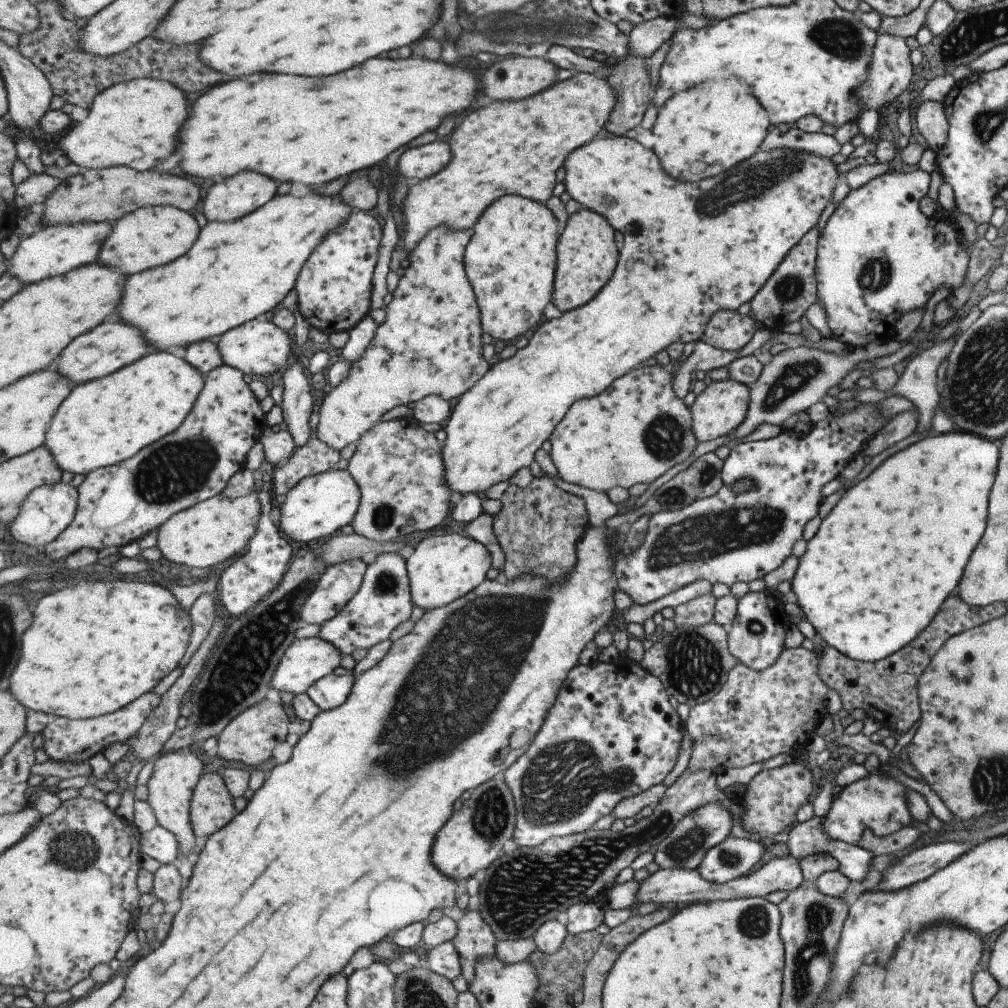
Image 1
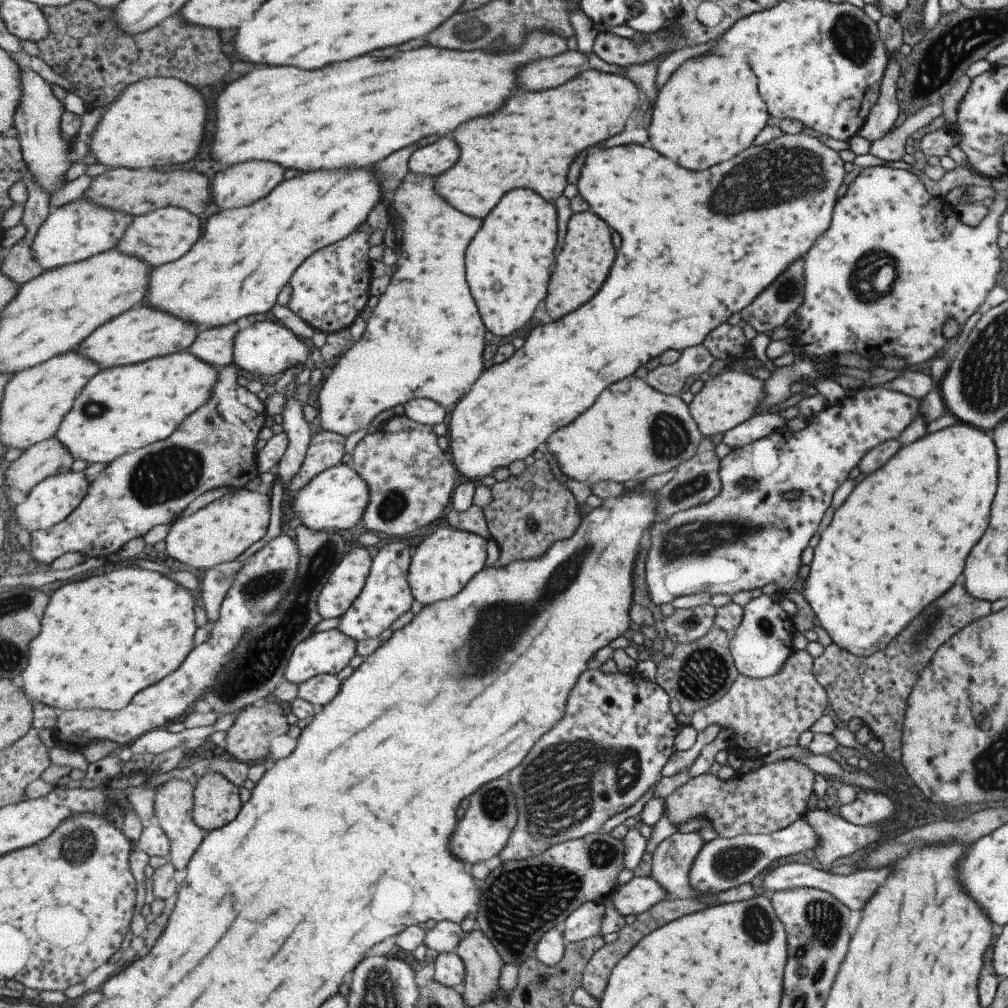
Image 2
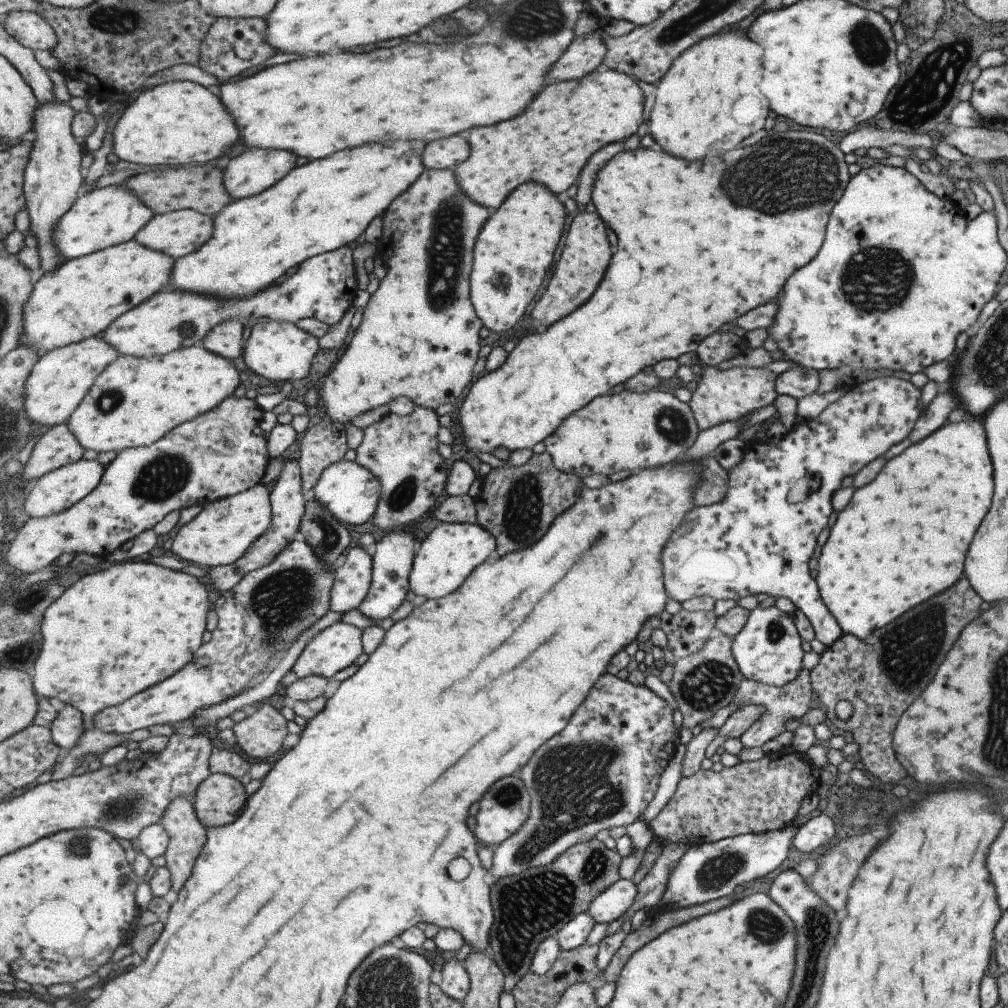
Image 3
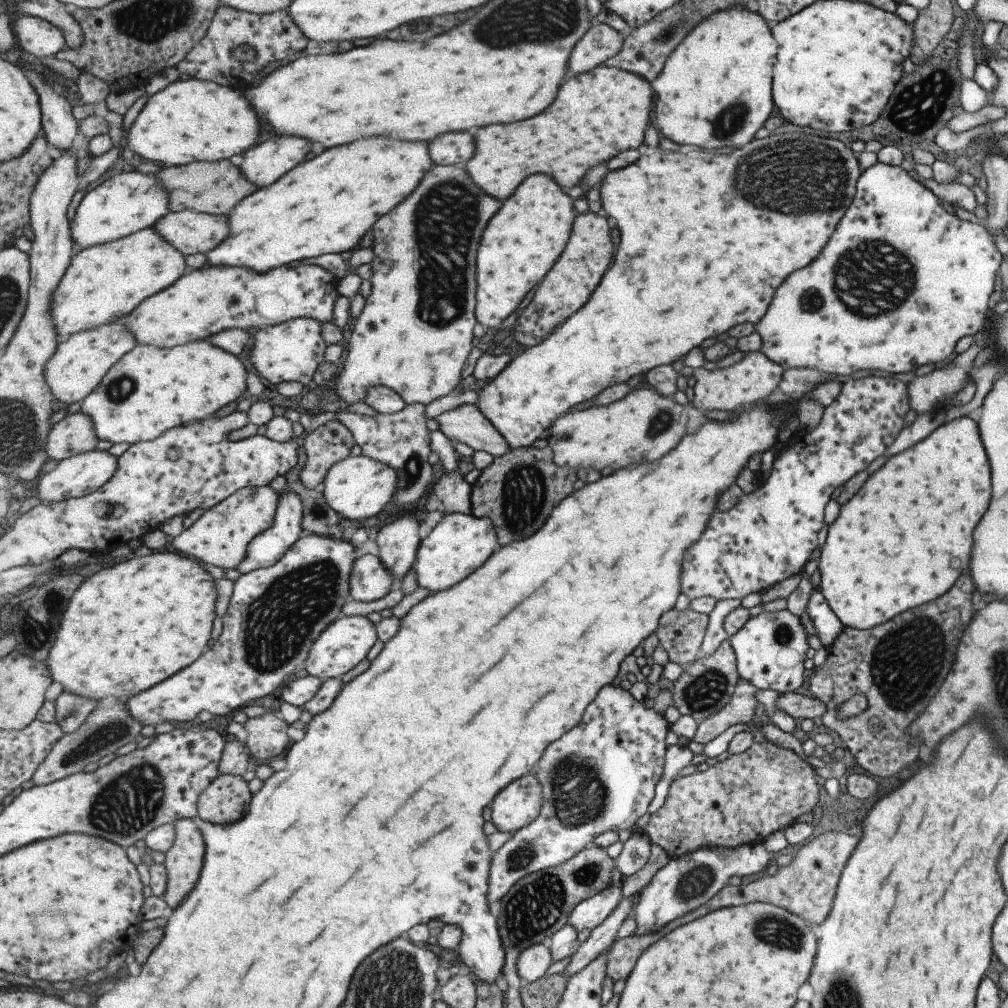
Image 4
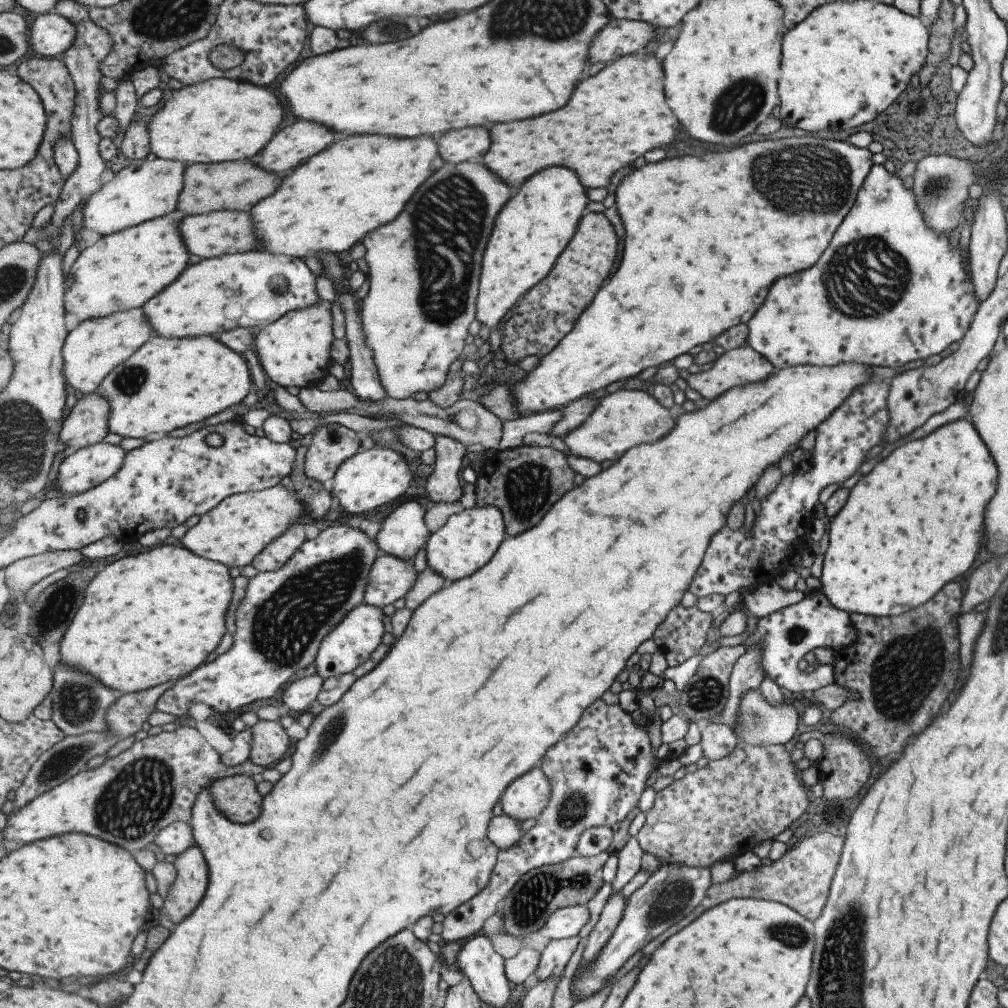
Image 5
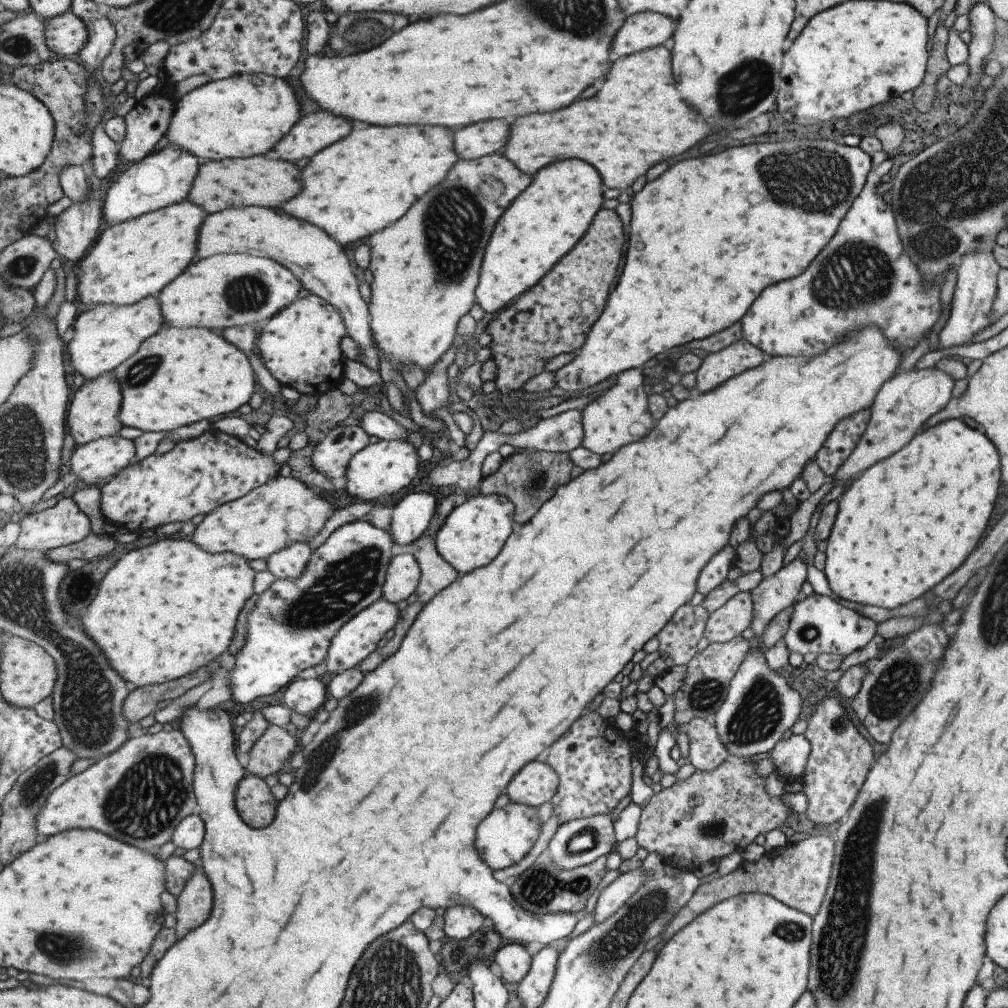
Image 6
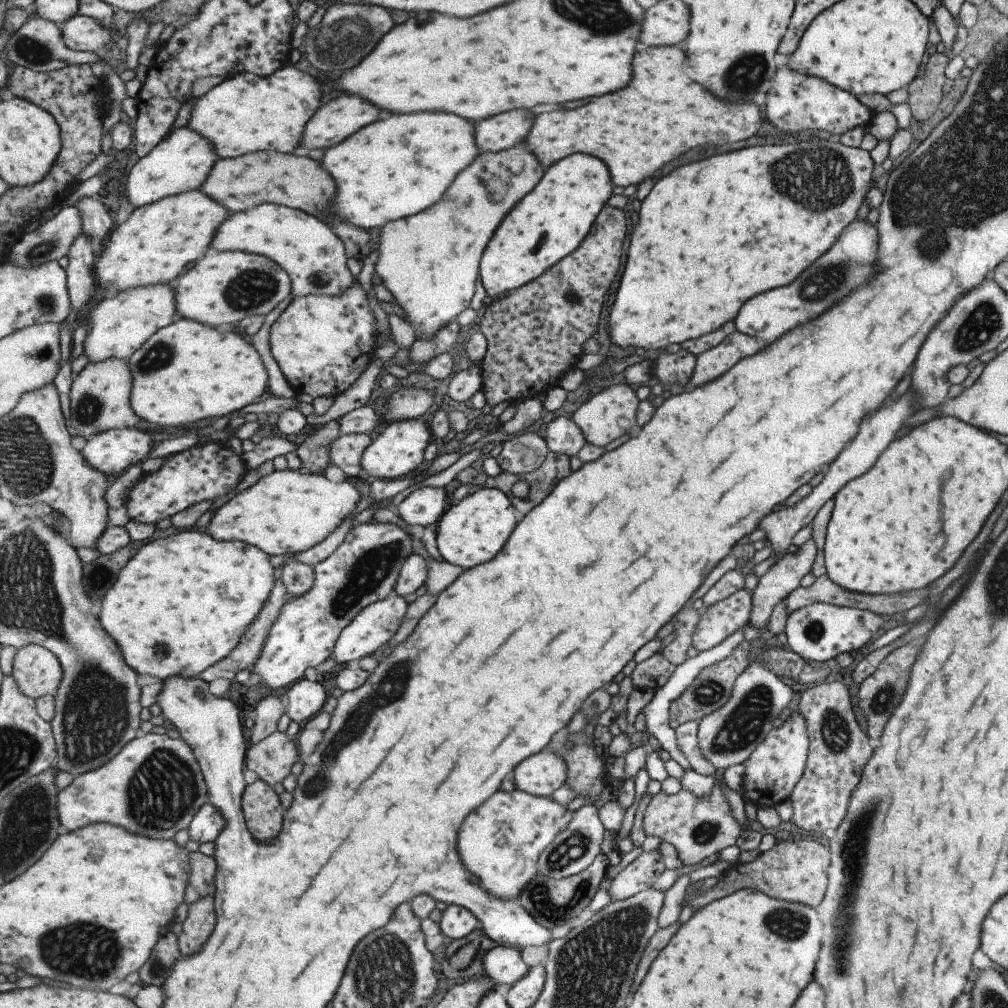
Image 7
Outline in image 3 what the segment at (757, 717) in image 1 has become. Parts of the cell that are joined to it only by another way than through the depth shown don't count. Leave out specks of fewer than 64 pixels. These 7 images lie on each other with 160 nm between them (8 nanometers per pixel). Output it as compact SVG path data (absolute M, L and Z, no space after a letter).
M802 668L791 682L780 687L764 685L747 679L741 680L731 701L735 701L738 704L738 708L743 705L763 705L766 712L737 738L740 746L743 748L761 746L764 742L767 742L767 740L777 736L777 734L786 729L784 726L785 721L792 720L792 725L788 727L791 728L798 718L807 709L810 709L809 701L811 700L812 690L809 679L809 671Z

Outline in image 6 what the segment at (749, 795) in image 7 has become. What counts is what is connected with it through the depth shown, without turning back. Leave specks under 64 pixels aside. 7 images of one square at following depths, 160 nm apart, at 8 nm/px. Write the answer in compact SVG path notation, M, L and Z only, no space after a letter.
M791 733L787 739L779 739L768 752L775 774L788 782L802 776L810 751L809 741L805 735Z

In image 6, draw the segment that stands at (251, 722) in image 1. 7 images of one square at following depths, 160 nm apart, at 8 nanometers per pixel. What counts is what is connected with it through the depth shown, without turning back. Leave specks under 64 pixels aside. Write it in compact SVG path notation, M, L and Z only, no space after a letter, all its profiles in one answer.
M271 725L248 754L246 770L251 775L263 778L283 770L293 752L301 746L285 727Z

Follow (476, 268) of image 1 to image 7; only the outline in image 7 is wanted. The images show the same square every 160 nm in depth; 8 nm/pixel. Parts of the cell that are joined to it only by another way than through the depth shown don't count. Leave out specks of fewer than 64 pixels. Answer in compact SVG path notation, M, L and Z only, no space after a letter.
M575 154L565 160L552 164L546 169L542 182L525 196L514 208L513 212L503 219L491 244L487 245L480 264L480 276L485 291L490 297L503 297L505 292L521 288L524 284L538 279L547 273L559 261L573 254L583 246L584 240L590 235L601 211L606 207L611 194L613 194L614 180L607 164L589 154Z

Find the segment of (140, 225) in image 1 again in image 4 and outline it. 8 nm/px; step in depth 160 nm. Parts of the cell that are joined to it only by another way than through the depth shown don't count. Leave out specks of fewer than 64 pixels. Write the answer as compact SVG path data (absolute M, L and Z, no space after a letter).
M185 209L179 212L171 211L156 224L155 228L171 244L174 244L175 248L178 248L187 256L197 254L197 252L207 256L208 253L231 236L230 218L228 216L217 216L193 209Z

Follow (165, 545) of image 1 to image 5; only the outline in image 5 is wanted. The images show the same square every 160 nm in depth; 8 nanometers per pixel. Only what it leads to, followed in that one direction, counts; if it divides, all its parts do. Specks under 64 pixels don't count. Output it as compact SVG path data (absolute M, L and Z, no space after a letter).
M277 485L261 491L248 491L226 498L218 507L200 518L181 538L181 543L199 556L221 562L225 566L241 567L253 560L303 516L300 498L292 489Z

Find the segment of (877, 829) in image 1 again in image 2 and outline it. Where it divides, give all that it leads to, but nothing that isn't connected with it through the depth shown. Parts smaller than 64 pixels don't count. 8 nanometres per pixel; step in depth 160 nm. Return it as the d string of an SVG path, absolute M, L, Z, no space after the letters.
M857 790L853 802L841 805L837 813L851 824L867 827L890 817L893 808L884 795Z

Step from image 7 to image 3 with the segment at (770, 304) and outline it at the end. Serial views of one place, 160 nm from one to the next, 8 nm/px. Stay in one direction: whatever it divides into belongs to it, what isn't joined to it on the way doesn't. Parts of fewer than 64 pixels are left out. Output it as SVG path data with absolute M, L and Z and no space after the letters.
M880 163L861 169L849 179L841 198L834 204L826 222L825 236L817 254L800 269L792 272L783 283L780 297L777 297L779 309L776 310L771 324L766 328L768 338L771 338L781 352L780 362L785 365L799 365L813 370L833 370L840 366L850 366L852 369L887 368L893 372L922 372L929 365L949 358L953 352L955 338L959 332L970 332L981 308L994 298L999 289L999 276L1005 270L1007 256L997 241L995 215L982 211L972 220L964 217L964 213L948 196L938 198L927 191L915 176L900 167L890 167Z

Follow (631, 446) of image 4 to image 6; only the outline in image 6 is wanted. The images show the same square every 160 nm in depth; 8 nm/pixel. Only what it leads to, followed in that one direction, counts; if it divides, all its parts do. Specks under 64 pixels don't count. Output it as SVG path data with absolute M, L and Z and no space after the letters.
M639 370L621 373L617 376L617 382L613 387L587 401L587 405L581 410L584 424L583 447L599 452L603 456L617 452L619 448L631 442L637 442L649 432L653 420L647 412L647 396L639 382L641 377Z

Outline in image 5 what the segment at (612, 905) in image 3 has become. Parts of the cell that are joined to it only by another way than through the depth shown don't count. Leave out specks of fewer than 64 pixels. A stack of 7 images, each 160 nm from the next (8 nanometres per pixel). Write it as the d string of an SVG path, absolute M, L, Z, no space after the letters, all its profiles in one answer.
M585 905L563 907L556 910L539 932L549 940L560 938L573 938L577 936L583 926L589 922L589 910Z

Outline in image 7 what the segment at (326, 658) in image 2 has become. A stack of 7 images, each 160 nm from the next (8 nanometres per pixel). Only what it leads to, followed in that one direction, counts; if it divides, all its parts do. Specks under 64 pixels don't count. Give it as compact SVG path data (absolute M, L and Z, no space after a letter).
M391 594L385 600L370 604L342 632L342 635L338 638L333 658L337 663L347 664L351 660L359 660L360 658L365 658L365 656L372 655L381 646L391 643L394 636L398 634L398 630L402 627L409 608L410 603L403 596L397 594Z

